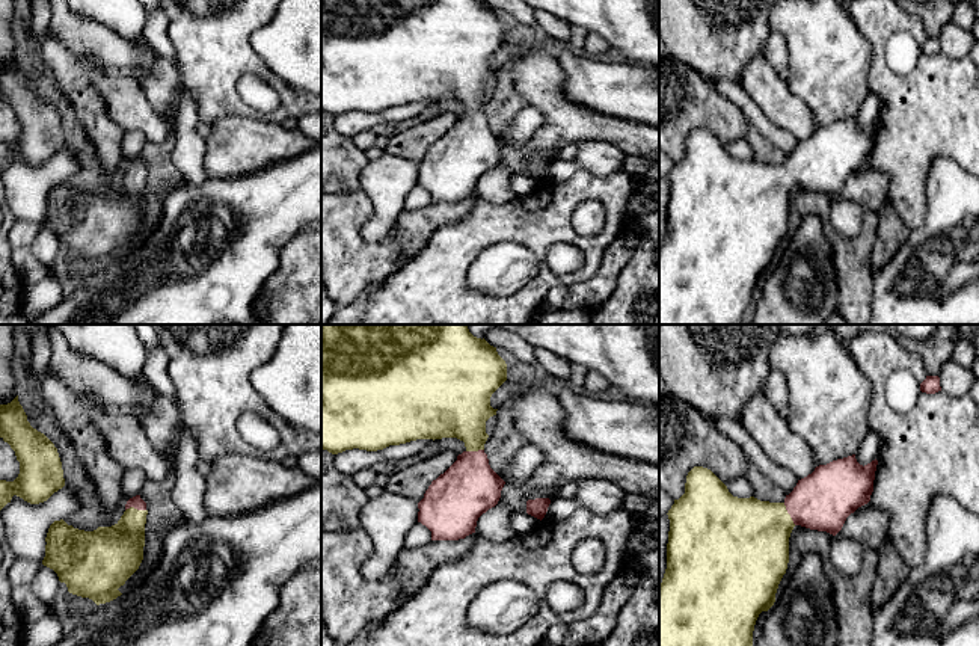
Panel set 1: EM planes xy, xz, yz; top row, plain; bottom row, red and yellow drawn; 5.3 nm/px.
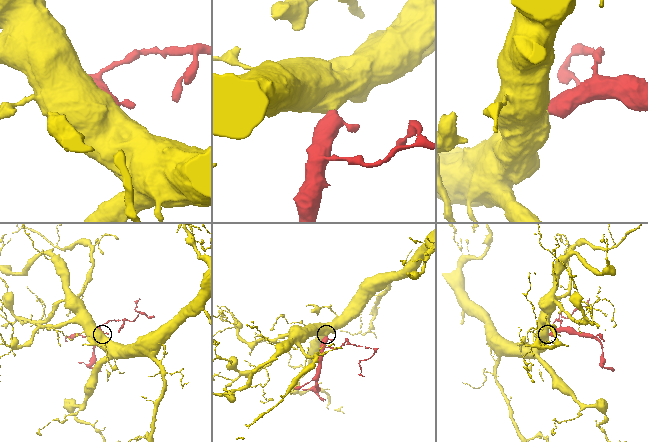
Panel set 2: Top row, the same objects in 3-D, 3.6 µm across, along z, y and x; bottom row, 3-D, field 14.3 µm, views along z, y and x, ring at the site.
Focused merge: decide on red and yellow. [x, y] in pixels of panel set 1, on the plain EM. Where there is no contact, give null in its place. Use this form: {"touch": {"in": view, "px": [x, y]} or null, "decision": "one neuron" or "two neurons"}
{"touch": {"in": "yz", "px": [788, 174]}, "decision": "one neuron"}

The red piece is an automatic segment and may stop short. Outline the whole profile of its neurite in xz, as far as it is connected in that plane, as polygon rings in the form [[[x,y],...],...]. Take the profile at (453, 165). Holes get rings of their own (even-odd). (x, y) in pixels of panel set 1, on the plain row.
[[[321,0],[321,110],[332,116],[345,112],[377,113],[389,107],[400,107],[416,101],[457,100],[465,104],[466,112],[457,118],[457,122],[436,142],[431,143],[418,165],[418,184],[431,193],[431,202],[459,202],[475,195],[478,180],[495,169],[501,160],[505,143],[490,130],[484,106],[489,100],[486,83],[496,77],[498,71],[490,68],[492,56],[507,42],[507,26],[498,17],[496,9],[484,0]]]

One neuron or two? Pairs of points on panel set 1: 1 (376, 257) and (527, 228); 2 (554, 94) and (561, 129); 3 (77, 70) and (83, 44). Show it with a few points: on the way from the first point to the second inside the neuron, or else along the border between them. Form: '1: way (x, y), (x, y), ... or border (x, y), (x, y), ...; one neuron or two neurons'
1: border (397, 269), (385, 279); two neurons
2: way (554, 103), (561, 119); one neuron
3: border (52, 33), (76, 53), (89, 55), (104, 65); two neurons

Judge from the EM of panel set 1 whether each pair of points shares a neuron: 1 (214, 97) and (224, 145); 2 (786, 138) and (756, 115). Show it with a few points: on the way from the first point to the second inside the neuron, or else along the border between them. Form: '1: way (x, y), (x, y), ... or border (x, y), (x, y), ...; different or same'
1: border (254, 118), (224, 116), (211, 124); different
2: way (779, 136), (762, 123); same

